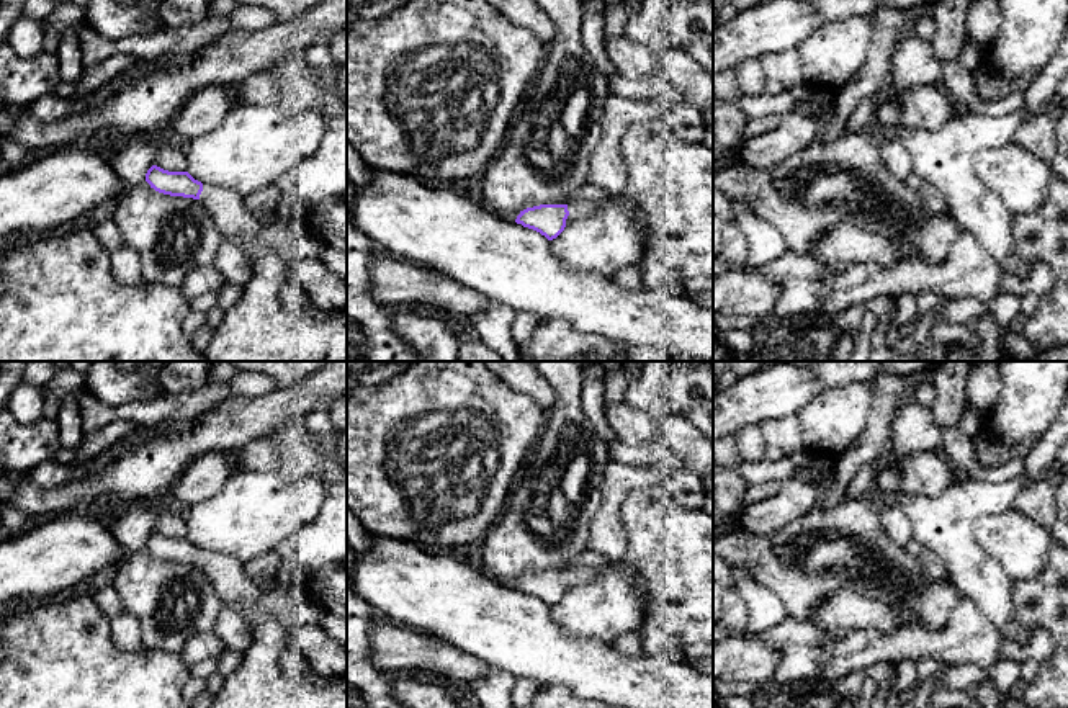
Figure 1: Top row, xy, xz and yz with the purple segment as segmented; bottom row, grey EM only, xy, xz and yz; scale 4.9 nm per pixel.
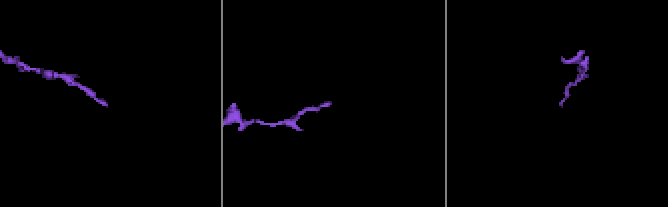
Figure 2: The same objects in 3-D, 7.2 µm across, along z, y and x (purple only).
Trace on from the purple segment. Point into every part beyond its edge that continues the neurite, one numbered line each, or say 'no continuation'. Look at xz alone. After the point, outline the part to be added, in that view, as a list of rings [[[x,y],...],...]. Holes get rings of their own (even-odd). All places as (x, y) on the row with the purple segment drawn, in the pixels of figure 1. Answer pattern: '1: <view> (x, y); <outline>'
1: xz (578, 210); [[[595,201],[568,203],[569,216],[566,219],[566,224],[569,224],[571,221],[582,219],[582,217],[594,214],[597,211],[597,208],[599,208],[599,203],[595,203]]]

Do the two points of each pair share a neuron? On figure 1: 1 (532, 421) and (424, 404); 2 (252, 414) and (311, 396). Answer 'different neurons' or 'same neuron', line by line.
1: same neuron
2: same neuron

